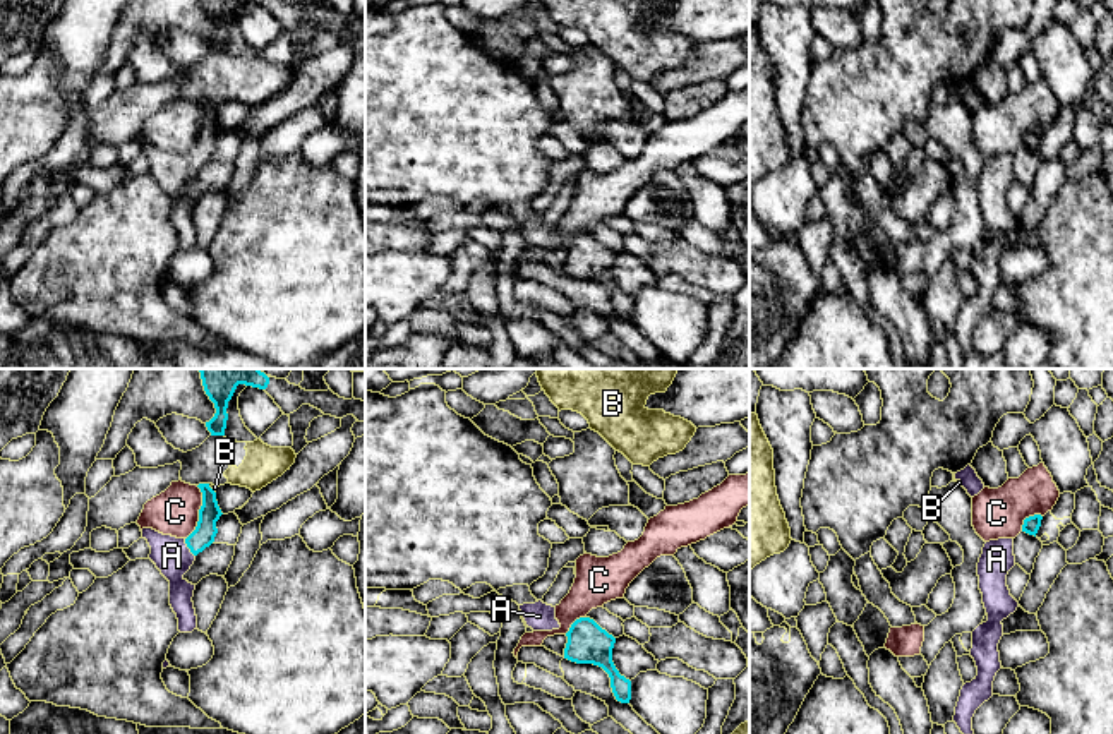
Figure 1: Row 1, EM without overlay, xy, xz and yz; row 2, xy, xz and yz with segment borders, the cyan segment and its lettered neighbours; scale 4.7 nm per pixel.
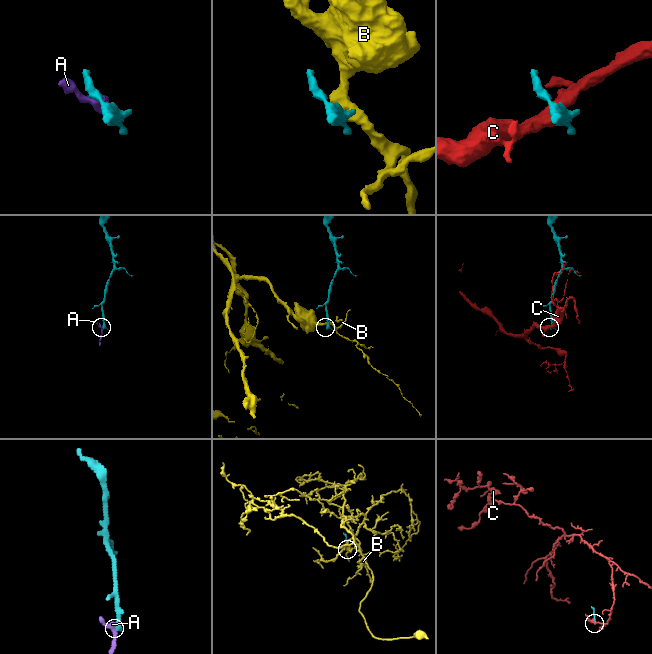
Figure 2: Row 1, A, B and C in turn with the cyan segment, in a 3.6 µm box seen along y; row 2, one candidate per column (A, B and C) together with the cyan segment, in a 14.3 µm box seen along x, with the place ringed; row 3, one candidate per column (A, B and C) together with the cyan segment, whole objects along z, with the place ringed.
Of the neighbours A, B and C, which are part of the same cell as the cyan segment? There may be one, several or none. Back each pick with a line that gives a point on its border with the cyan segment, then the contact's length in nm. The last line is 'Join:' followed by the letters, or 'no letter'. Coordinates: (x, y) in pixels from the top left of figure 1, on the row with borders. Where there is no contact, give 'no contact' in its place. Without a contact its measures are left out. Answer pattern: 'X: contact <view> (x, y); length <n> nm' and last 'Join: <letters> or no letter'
A: contact xy (187, 546); length 100 nm
Join: A

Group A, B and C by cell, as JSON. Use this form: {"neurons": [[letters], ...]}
{"neurons": [["A"], ["B"], ["C"]]}

